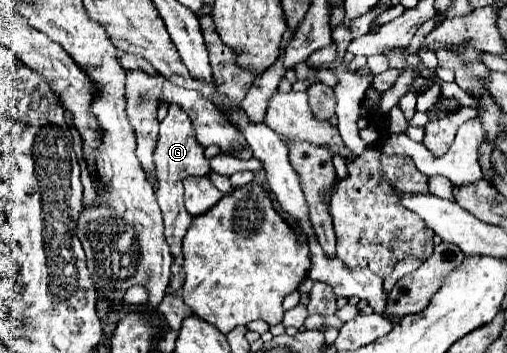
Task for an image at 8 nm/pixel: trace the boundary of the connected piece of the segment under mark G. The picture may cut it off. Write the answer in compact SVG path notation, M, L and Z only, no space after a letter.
M171 104L169 106L169 114L161 120L161 128L159 128L159 140L157 140L157 148L155 148L155 166L157 166L157 180L159 180L159 190L157 190L157 202L159 208L163 212L163 220L165 220L165 238L171 246L171 254L173 254L173 266L171 266L171 284L167 292L177 292L181 290L183 284L183 274L181 274L181 240L187 232L187 228L191 226L193 216L187 214L185 206L183 206L183 180L187 176L207 176L209 174L209 162L205 158L205 148L197 142L195 138L195 126L189 118L189 114L177 106Z

